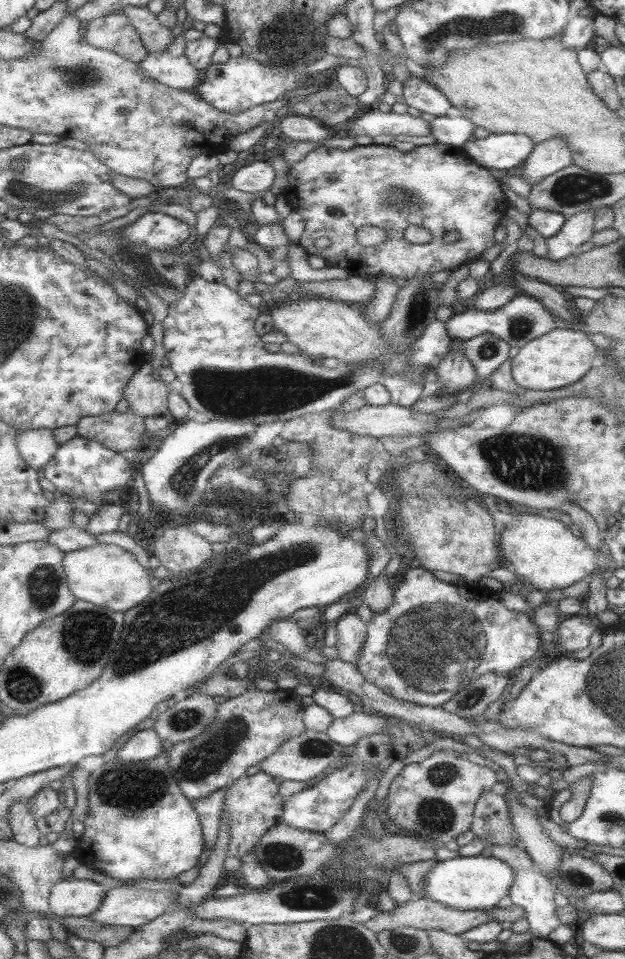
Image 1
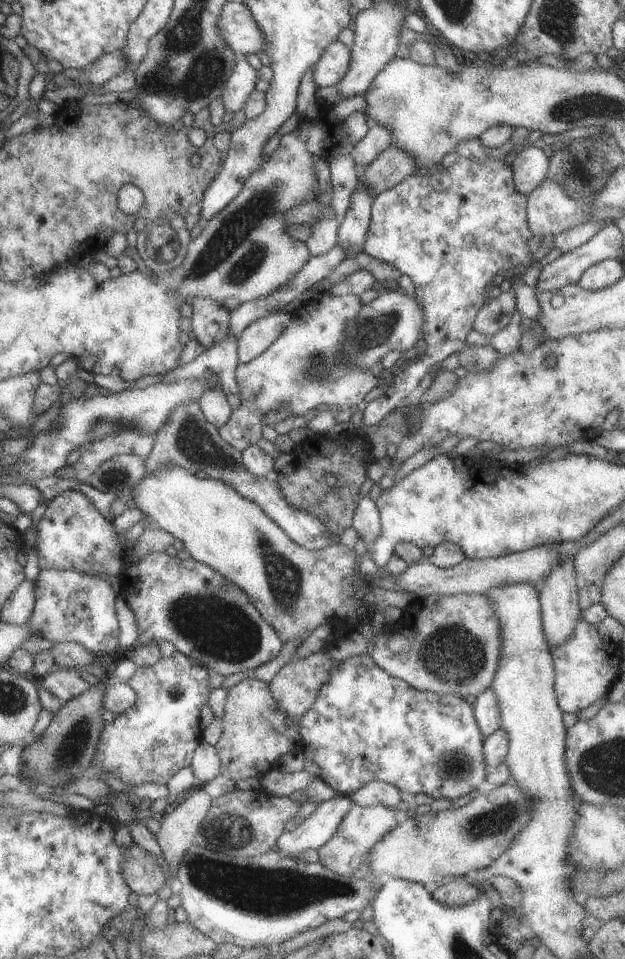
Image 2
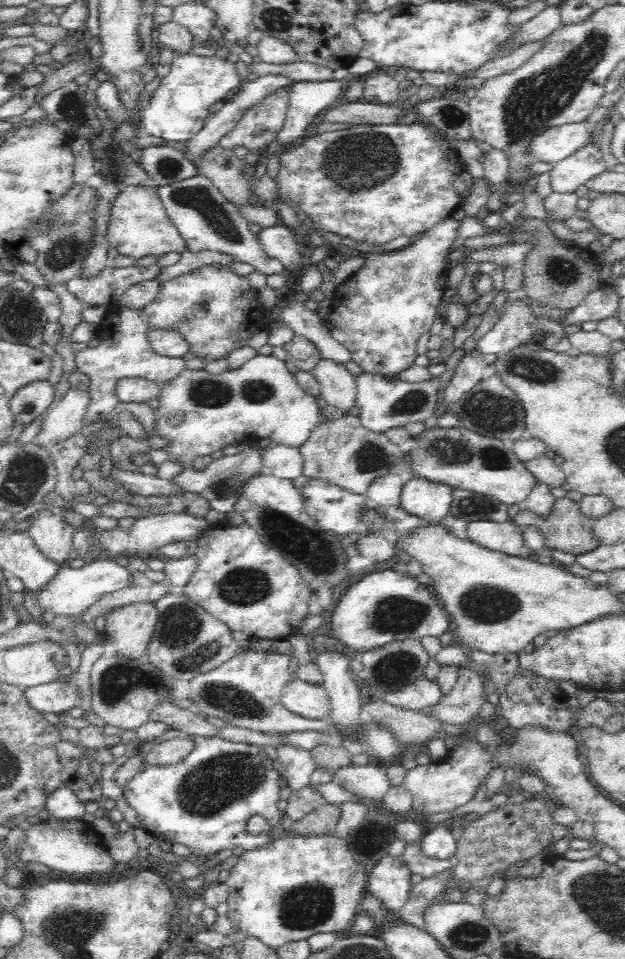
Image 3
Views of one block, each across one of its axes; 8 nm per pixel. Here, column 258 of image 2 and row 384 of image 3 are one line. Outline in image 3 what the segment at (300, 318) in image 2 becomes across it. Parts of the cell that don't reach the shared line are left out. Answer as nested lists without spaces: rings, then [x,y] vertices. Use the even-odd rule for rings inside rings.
[[[360,374],[356,376],[356,406],[360,408],[360,422],[370,432],[384,434],[390,428],[404,428],[408,422],[426,422],[436,412],[438,388],[440,382],[434,378],[432,382],[406,382],[394,380],[392,376],[382,374]]]

